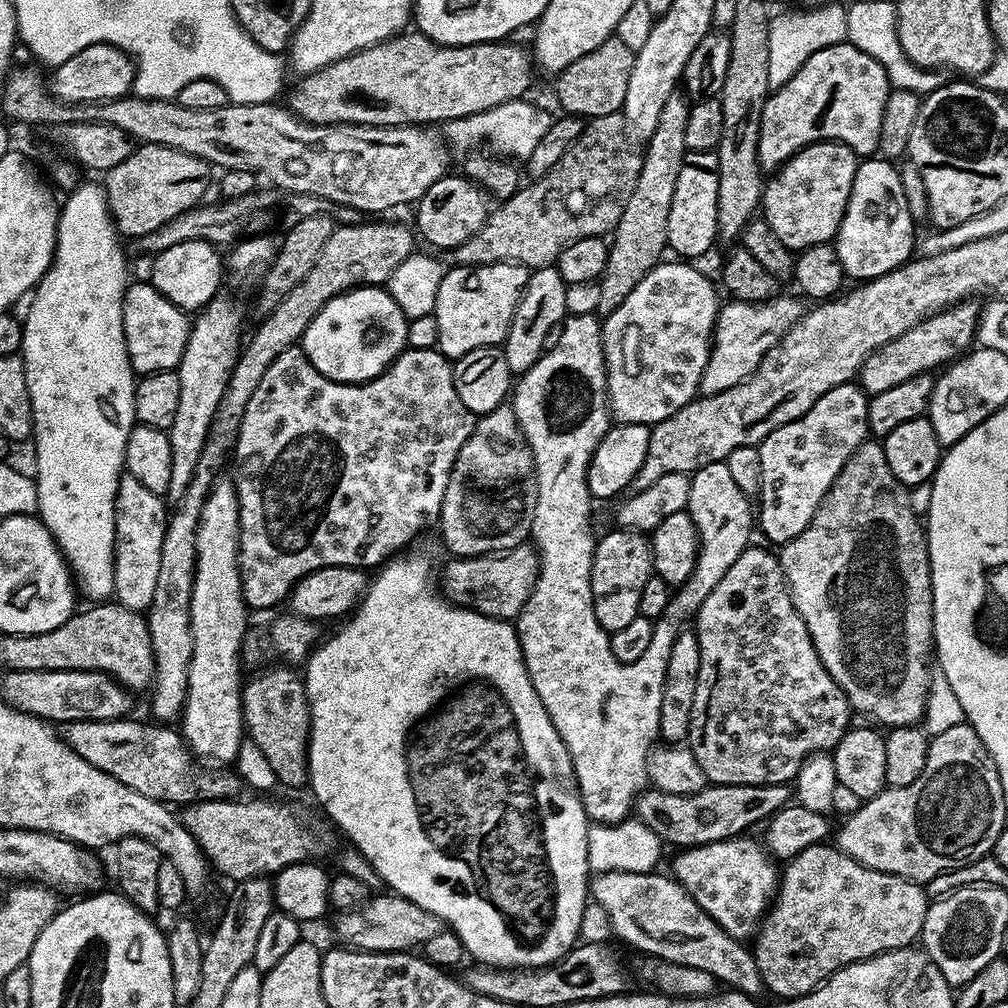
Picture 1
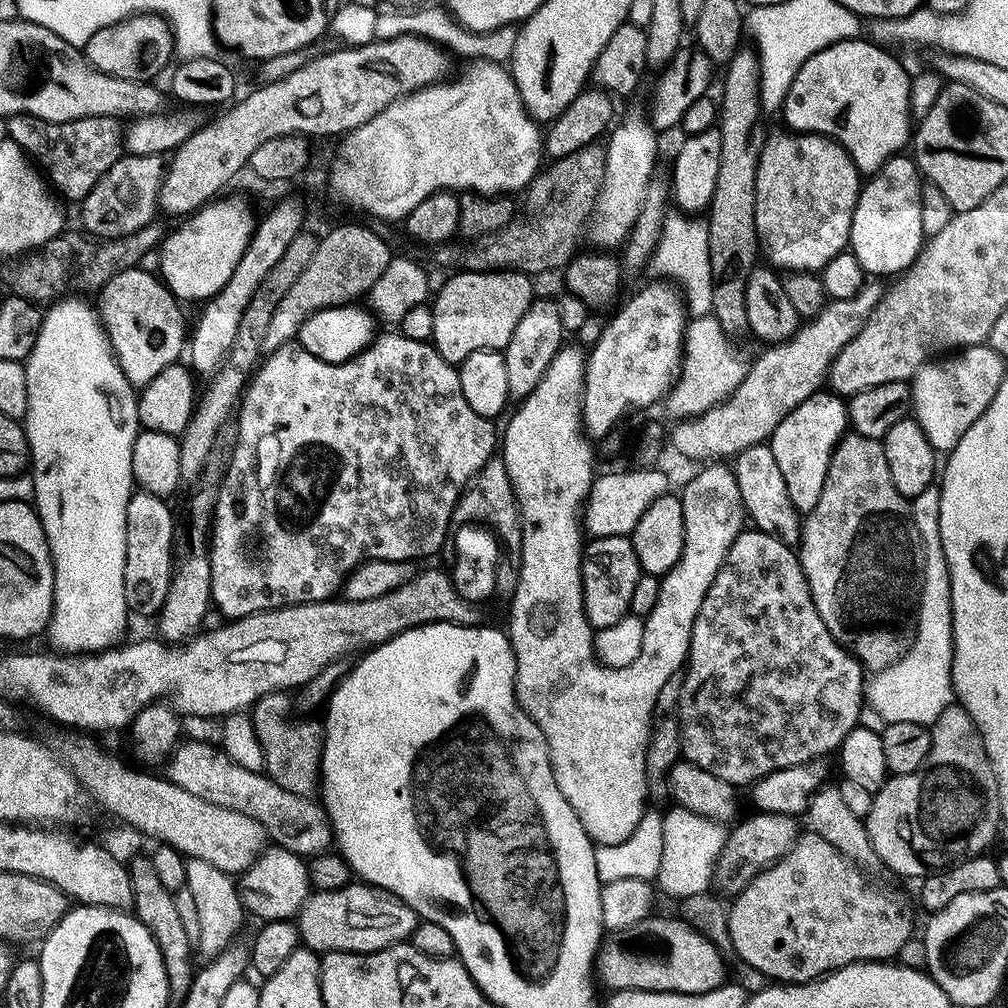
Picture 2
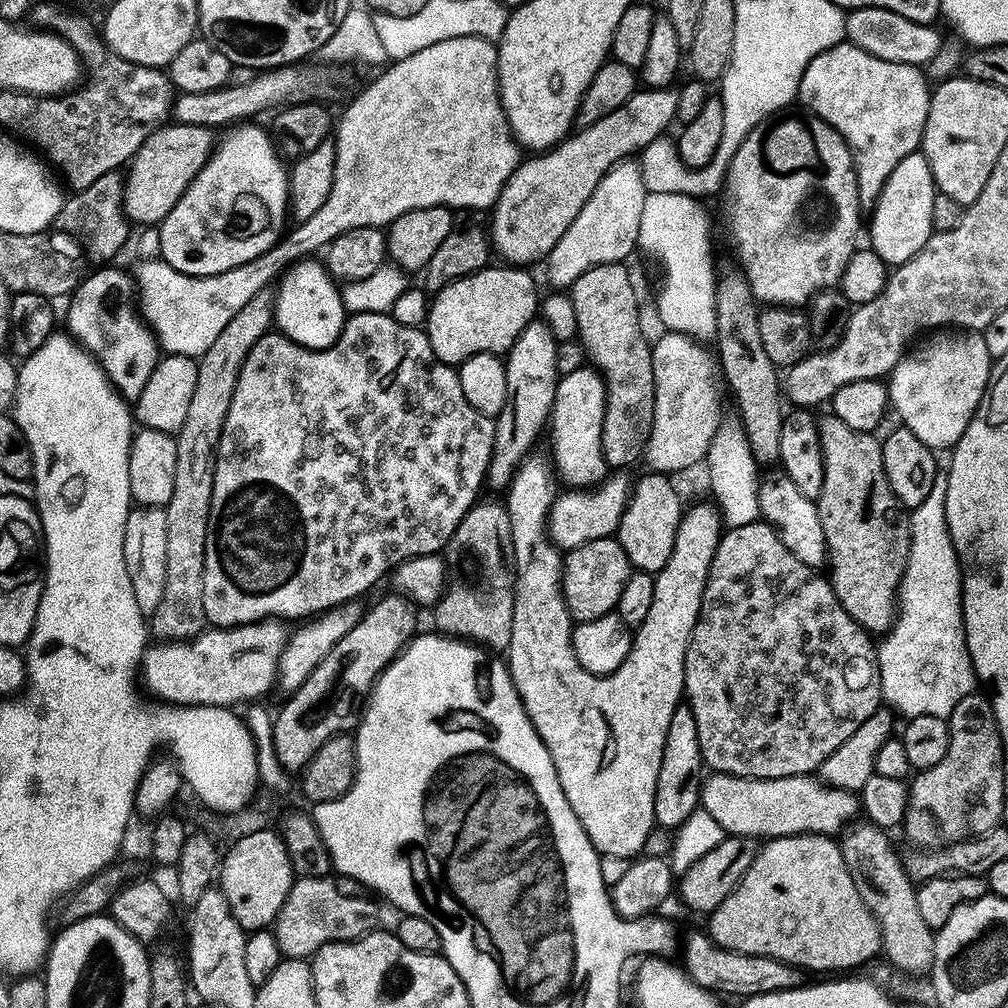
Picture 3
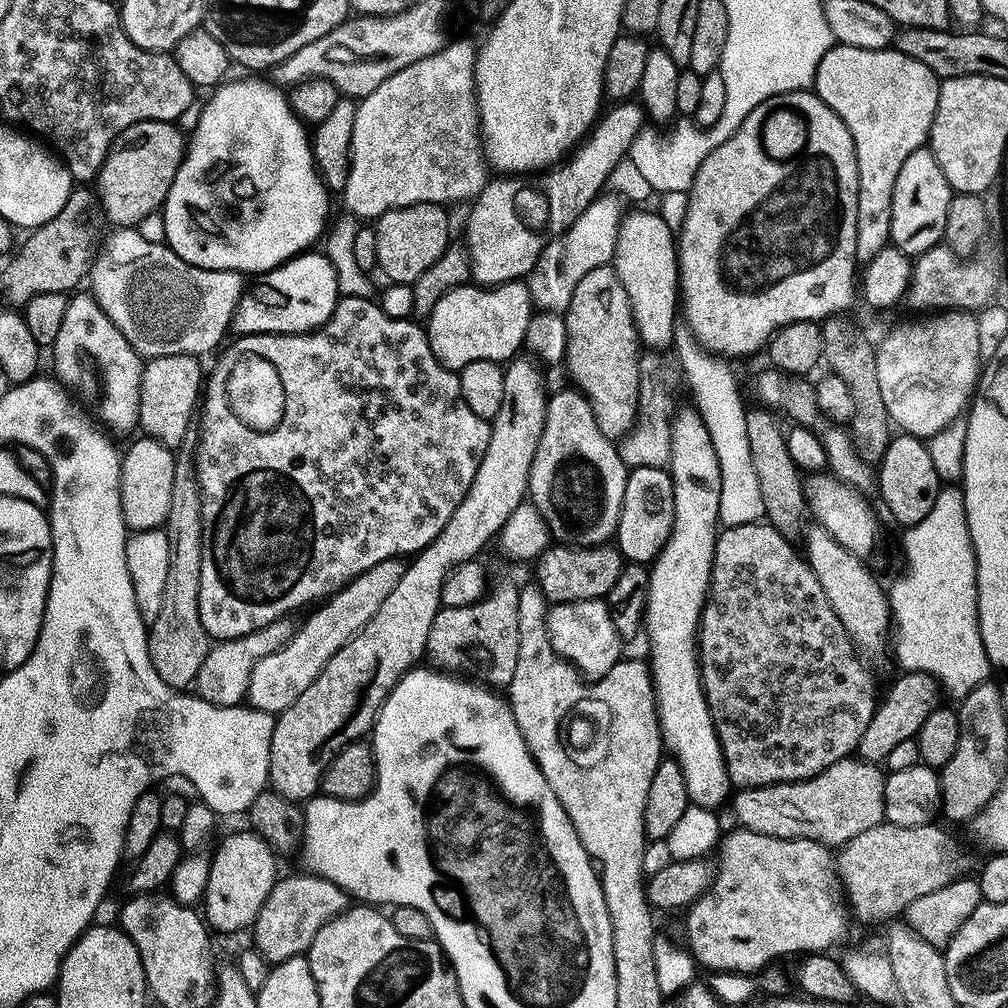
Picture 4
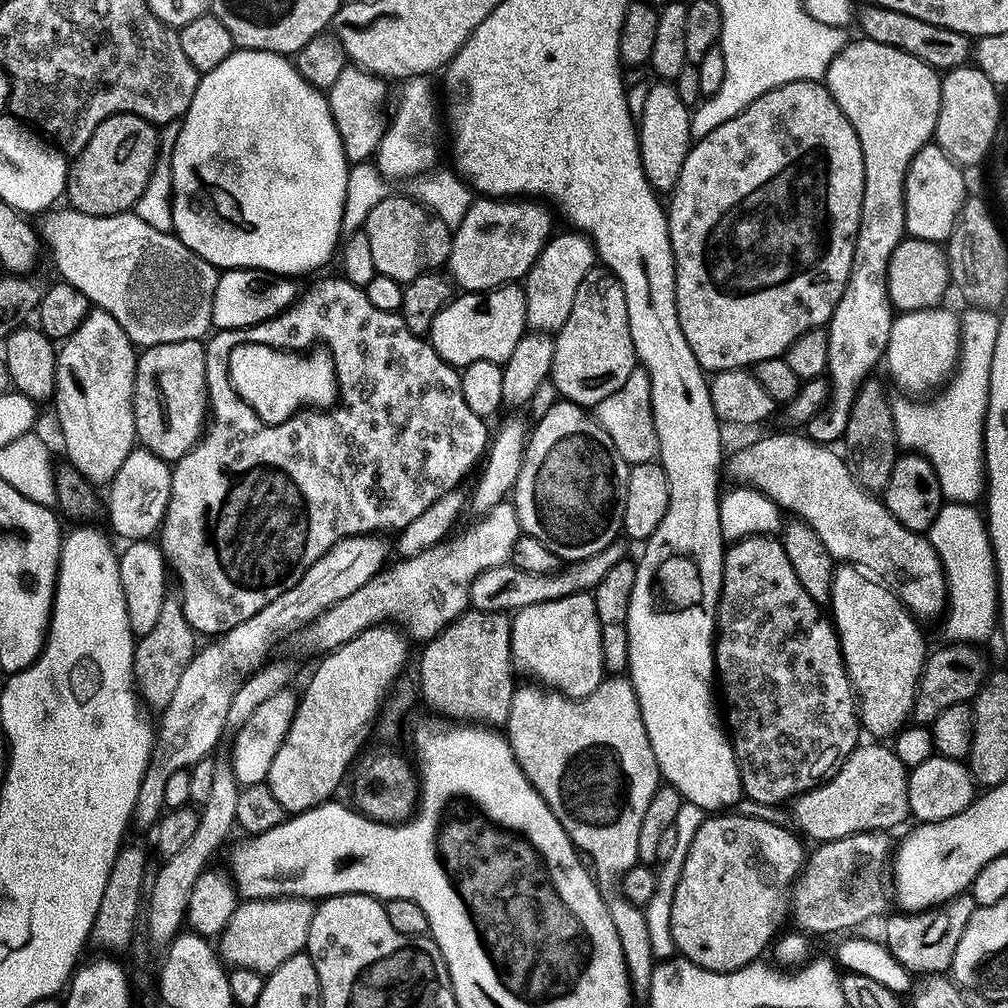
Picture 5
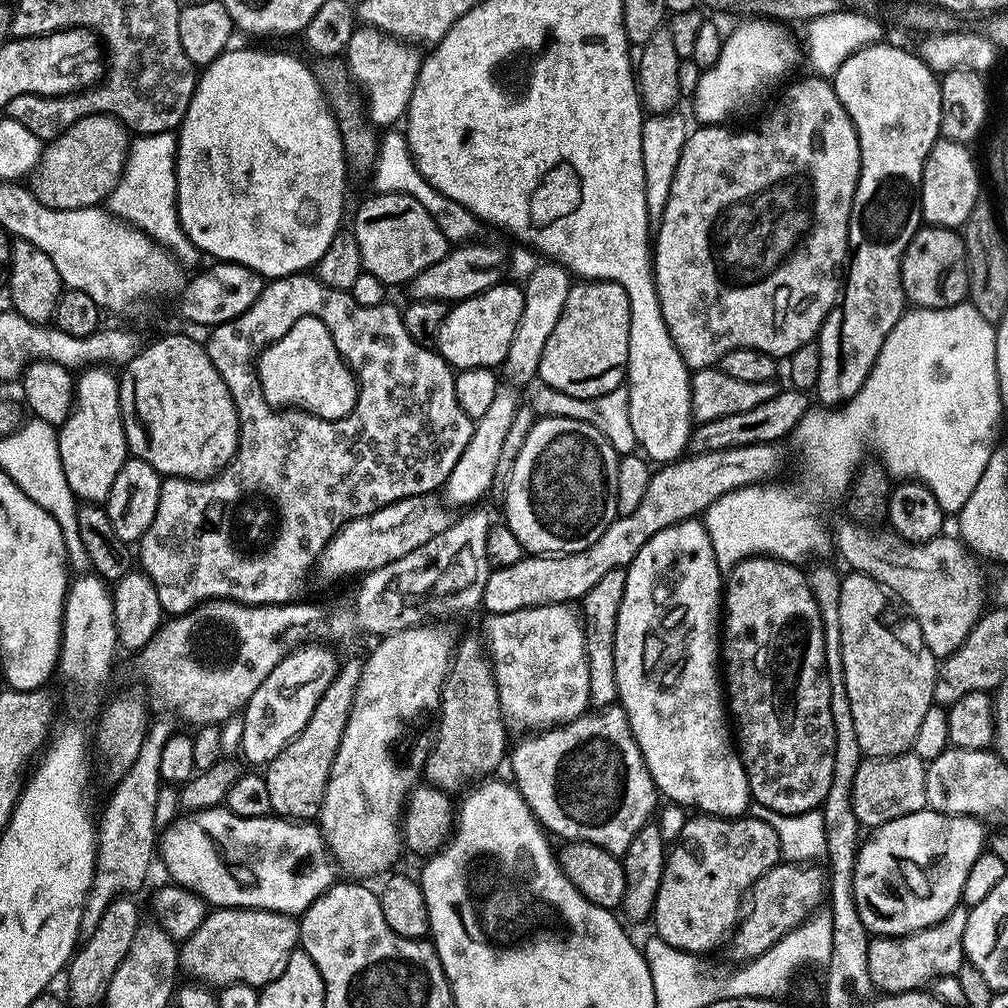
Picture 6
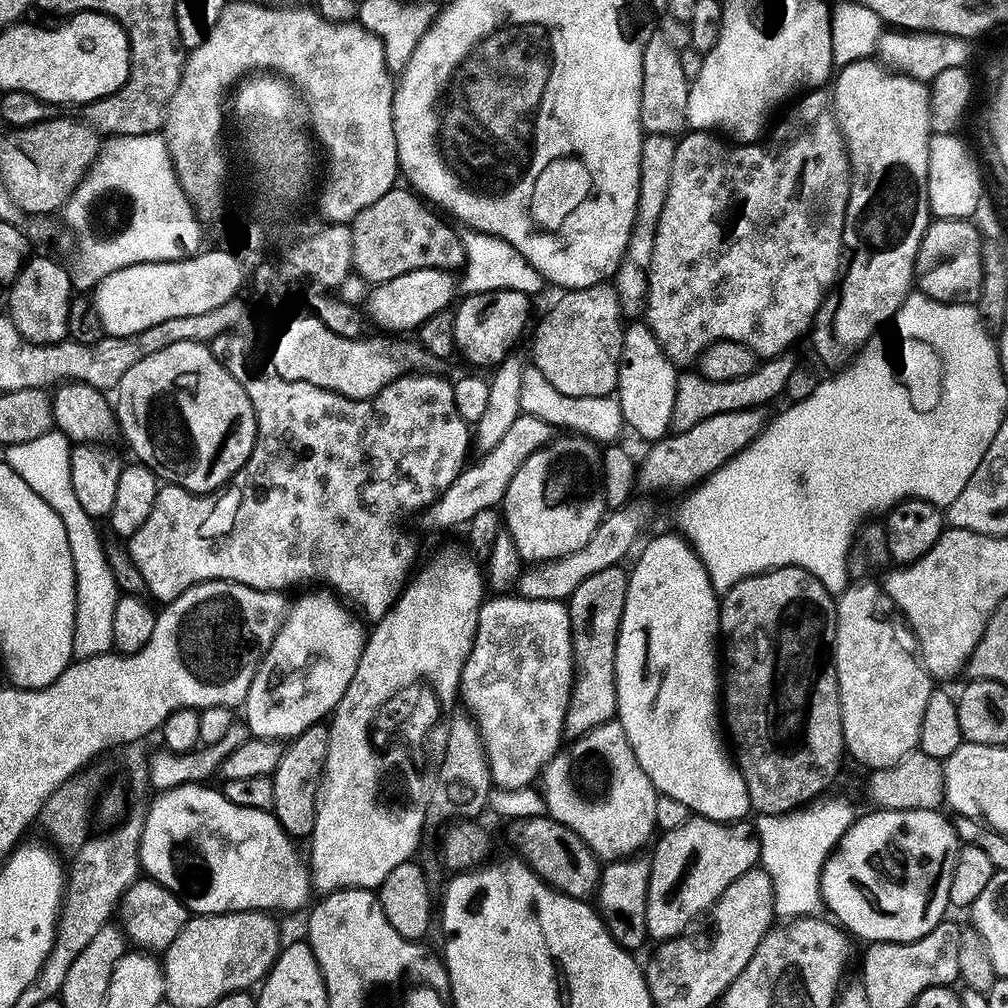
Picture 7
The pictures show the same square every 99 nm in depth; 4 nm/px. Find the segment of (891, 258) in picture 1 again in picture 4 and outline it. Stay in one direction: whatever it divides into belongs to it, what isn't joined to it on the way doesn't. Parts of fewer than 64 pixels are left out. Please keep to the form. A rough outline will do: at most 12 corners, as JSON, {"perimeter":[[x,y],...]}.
{"perimeter":[[932,149],[894,182],[890,244],[909,258],[944,239],[954,193]]}

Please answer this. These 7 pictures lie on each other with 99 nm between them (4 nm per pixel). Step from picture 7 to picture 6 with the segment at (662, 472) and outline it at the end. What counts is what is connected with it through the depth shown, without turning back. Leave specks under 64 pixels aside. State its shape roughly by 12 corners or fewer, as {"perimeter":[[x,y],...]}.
{"perimeter":[[809,393],[774,398],[697,423],[693,453],[776,444],[808,413]]}

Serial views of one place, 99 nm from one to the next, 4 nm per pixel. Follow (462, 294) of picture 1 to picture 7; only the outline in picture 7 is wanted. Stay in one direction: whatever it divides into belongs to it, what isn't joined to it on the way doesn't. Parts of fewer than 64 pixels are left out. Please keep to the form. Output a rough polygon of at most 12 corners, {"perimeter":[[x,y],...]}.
{"perimeter":[[518,290],[473,292],[454,312],[456,351],[499,365],[528,328]]}

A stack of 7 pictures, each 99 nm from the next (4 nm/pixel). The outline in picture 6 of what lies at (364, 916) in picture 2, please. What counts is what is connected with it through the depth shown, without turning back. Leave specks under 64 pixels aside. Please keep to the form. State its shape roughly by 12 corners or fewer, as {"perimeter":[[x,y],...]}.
{"perimeter":[[218,908],[179,945],[205,986],[263,986],[297,951],[295,915]]}

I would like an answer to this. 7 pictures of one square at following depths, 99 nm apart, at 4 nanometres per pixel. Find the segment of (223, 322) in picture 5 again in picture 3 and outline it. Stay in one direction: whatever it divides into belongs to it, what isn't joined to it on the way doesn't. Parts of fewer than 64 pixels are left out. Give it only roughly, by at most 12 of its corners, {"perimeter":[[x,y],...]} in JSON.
{"perimeter":[[300,260],[274,294],[274,324],[319,350],[340,336],[341,289]]}

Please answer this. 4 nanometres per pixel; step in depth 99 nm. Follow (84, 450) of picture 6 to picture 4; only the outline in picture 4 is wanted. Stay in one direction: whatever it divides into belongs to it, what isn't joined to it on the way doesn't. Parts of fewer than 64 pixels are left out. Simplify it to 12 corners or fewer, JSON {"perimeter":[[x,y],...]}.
{"perimeter":[[95,296],[68,301],[55,379],[109,433],[140,422],[145,361]]}

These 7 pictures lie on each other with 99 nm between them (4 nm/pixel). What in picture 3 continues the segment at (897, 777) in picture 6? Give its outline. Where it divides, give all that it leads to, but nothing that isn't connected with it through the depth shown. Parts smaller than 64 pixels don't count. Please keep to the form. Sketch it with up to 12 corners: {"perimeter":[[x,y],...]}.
{"perimeter":[[723,774],[699,807],[730,836],[836,834],[858,800],[811,775]]}

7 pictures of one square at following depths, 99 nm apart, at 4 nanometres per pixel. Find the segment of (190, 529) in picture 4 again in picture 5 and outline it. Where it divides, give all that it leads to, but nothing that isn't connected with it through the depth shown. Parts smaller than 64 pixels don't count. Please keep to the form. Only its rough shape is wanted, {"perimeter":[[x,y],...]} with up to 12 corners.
{"perimeter":[[179,595],[136,640],[132,673],[163,710],[198,651]]}

